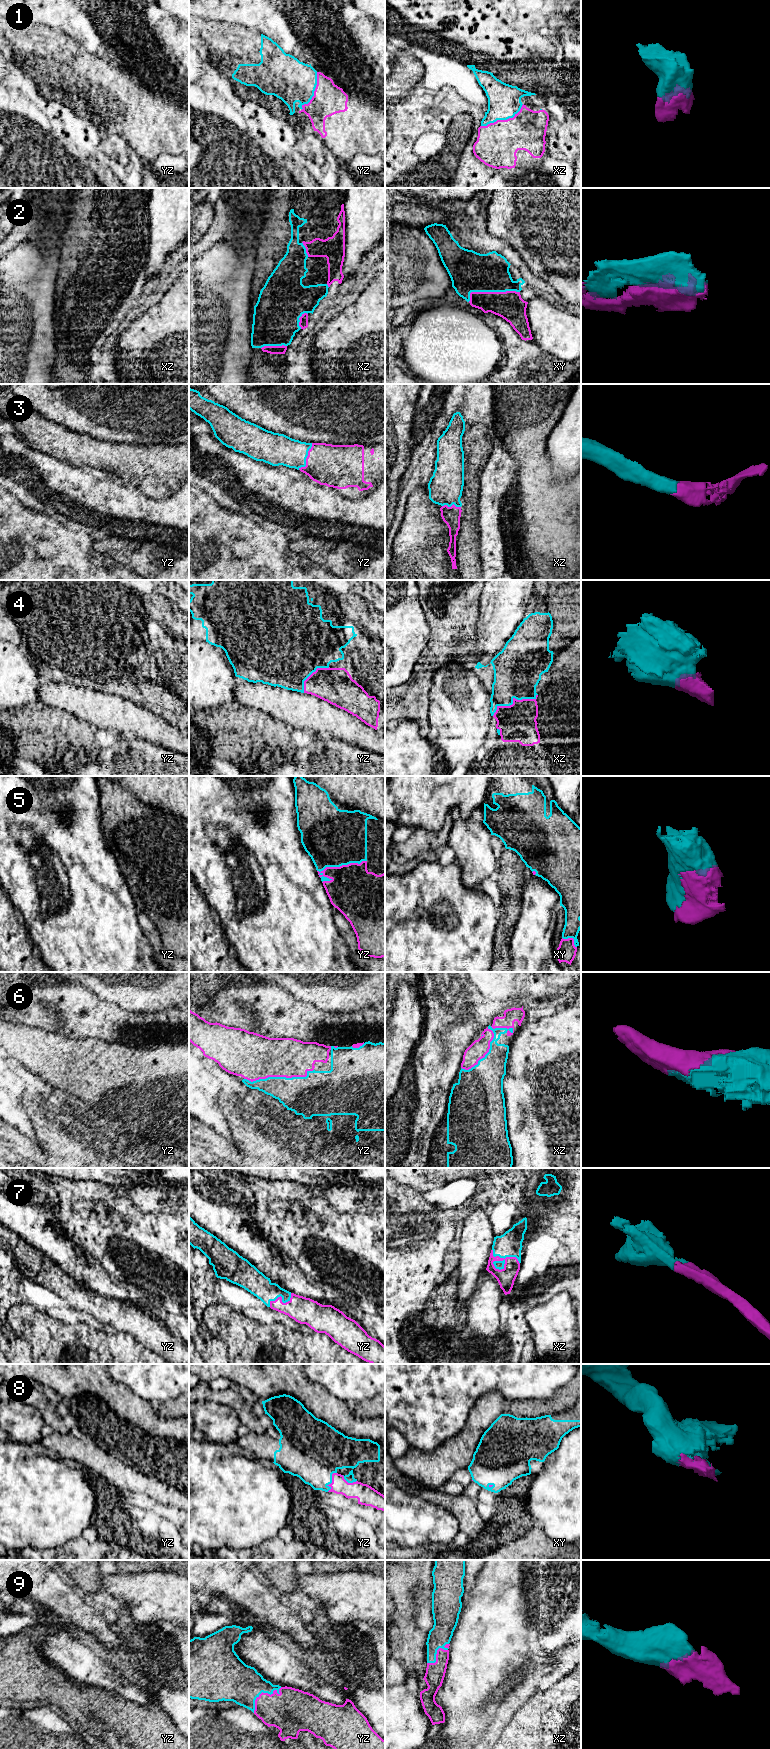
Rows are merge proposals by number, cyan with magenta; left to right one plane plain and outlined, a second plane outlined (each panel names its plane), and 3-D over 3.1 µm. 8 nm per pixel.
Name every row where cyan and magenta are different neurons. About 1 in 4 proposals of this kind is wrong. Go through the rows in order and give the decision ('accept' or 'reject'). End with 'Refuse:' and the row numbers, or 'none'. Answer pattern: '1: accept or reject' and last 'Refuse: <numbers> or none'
1: accept
2: accept
3: accept
4: accept
5: accept
6: accept
7: accept
8: reject
9: accept
Refuse: 8

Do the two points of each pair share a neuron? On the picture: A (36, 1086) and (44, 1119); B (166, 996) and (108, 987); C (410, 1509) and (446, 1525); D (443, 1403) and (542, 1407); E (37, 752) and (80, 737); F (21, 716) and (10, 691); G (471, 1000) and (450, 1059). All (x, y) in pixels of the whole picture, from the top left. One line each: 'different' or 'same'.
A: same
B: same
C: same
D: different
E: same
F: different
G: same

